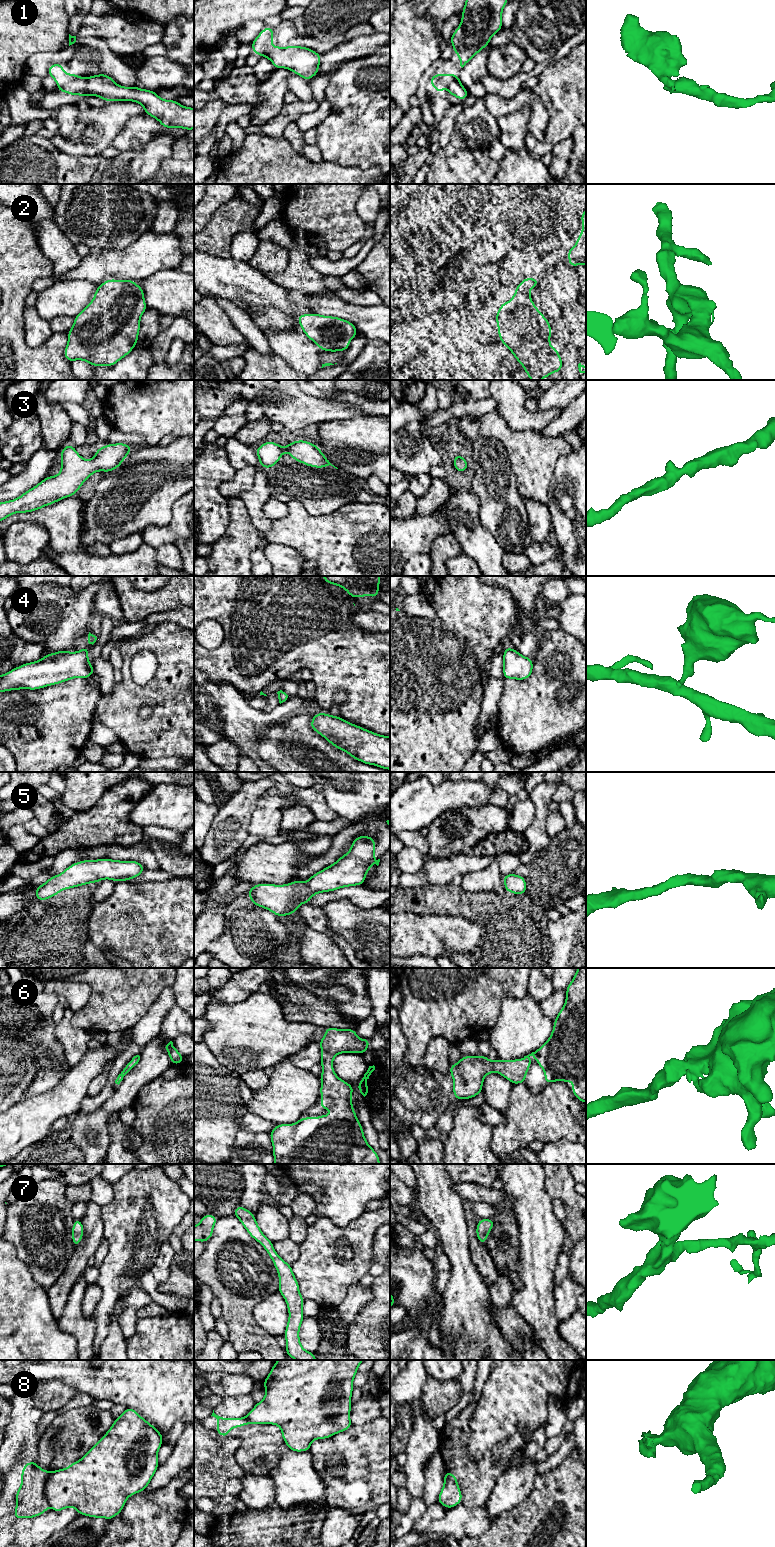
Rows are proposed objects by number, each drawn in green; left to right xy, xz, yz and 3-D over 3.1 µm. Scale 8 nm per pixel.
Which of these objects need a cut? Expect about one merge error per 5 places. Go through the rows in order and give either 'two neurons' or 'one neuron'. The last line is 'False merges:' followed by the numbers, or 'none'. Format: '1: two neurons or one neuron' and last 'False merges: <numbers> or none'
1: two neurons
2: one neuron
3: one neuron
4: two neurons
5: one neuron
6: one neuron
7: one neuron
8: two neurons
False merges: 1, 4, 8

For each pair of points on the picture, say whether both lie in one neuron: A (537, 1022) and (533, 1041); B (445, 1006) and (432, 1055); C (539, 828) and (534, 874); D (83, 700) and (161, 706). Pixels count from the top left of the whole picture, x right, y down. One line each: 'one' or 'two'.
A: one
B: two
C: two
D: two

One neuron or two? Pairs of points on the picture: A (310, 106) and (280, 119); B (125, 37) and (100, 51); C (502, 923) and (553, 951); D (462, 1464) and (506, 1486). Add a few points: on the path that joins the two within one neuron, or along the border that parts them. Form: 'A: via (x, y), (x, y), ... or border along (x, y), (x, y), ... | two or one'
A: via (303, 107), (294, 110), (287, 116) | one
B: border along (88, 36), (102, 38), (111, 50), (124, 59) | two
C: via (515, 936), (529, 950), (540, 951) | one
D: border along (509, 1467), (497, 1480), (486, 1502) | two

